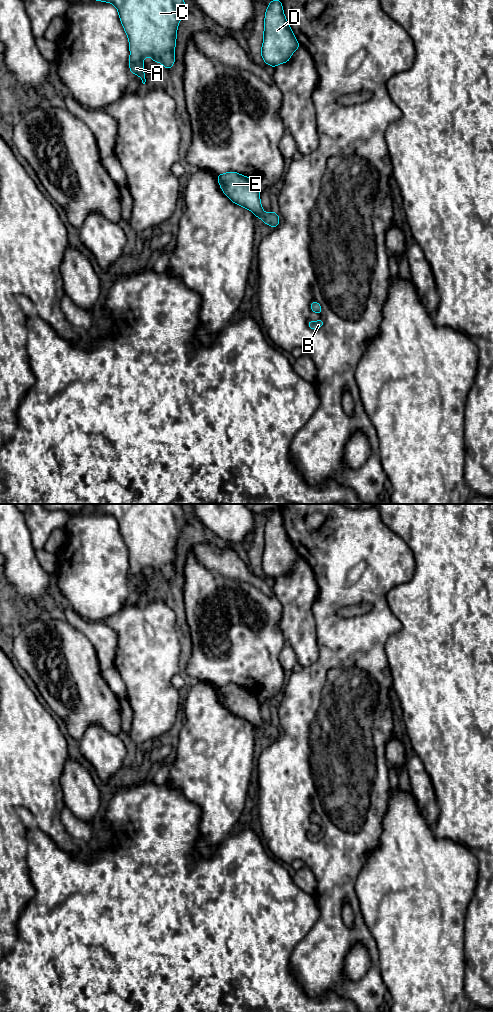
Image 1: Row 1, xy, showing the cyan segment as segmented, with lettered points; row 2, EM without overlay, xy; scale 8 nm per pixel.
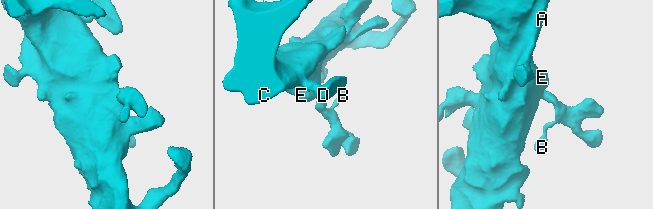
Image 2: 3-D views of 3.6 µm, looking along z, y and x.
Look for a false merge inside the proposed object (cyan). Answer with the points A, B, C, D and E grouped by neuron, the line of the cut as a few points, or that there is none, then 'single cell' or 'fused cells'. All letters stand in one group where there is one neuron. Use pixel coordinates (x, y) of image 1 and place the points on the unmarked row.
A B C D E; no cut; single cell

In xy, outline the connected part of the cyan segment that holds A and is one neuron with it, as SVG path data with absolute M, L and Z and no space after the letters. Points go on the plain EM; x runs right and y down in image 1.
M89 504L88 509L111 515L117 520L129 552L130 585L138 587L143 596L148 591L143 575L146 568L150 568L153 575L160 574L168 582L174 577L177 540L186 523L180 504Z

